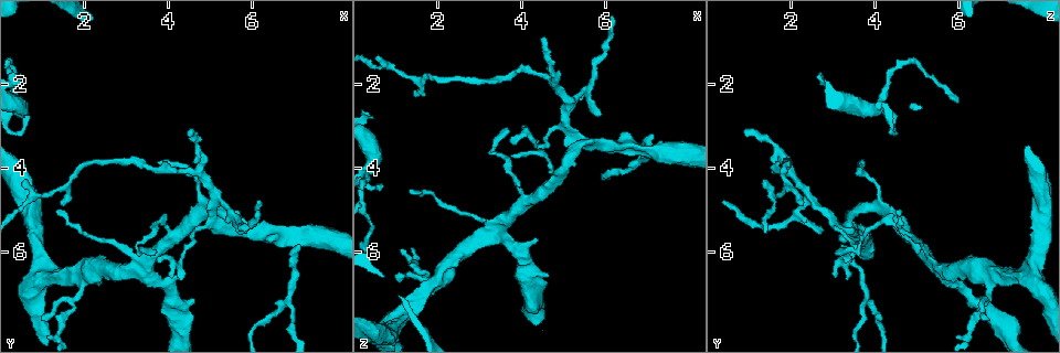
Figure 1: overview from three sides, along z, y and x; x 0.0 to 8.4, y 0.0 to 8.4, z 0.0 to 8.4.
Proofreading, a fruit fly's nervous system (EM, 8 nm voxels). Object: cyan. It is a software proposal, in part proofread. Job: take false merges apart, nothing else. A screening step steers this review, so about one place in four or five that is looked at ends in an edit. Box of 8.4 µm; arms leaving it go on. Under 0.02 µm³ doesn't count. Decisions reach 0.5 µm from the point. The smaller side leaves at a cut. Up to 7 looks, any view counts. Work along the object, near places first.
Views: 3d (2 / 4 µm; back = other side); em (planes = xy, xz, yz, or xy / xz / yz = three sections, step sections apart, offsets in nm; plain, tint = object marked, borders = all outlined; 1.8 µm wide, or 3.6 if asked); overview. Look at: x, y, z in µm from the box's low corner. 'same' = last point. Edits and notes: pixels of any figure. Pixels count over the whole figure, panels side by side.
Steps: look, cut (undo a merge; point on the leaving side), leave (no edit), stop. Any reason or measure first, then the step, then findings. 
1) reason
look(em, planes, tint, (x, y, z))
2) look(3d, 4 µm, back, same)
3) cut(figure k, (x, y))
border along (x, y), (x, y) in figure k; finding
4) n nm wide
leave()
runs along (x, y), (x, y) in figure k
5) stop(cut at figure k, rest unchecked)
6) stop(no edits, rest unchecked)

four-way junction
look(3d, 2 µm, (5.55, 5.45, 3.40))

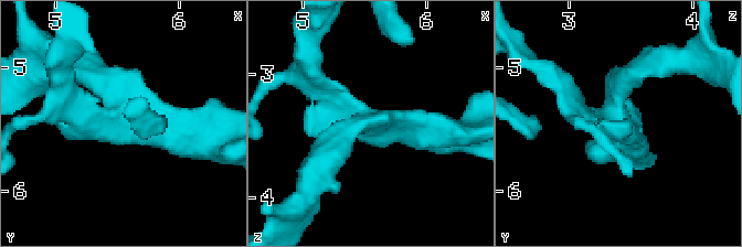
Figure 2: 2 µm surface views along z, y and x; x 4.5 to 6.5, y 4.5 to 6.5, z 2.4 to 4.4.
shape alone is not enough
look(em, planes, tint, (5.56, 5.40, 3.40))

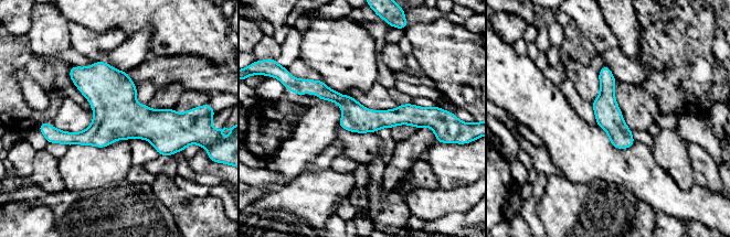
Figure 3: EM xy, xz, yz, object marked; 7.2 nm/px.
leave()
runs along (181, 125), (108, 125), (86, 138), (50, 131) in figure 3; all the same neuron

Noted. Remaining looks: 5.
thick turns thin
look(em, planes, tint, (4.05, 7.15, 6.35))

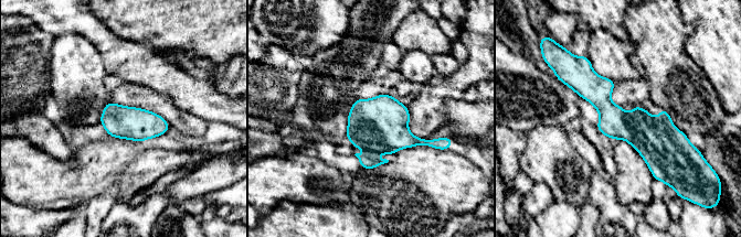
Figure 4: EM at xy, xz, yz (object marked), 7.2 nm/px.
240 nm wide
leave()
continuous, no second neuron

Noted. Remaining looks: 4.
three arms meet
look(3d, 4 µm, (1.05, 6.50, 7.65))

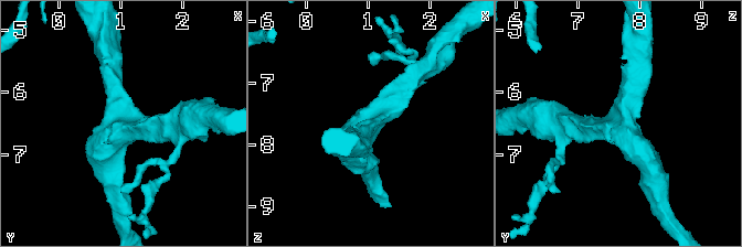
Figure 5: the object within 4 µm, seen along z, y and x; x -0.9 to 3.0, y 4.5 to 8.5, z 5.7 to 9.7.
3 arms; arms of 260, 300, 400 nm
look(em, 3.6 µm, planes, tint, (1.05, 6.55, 7.65))

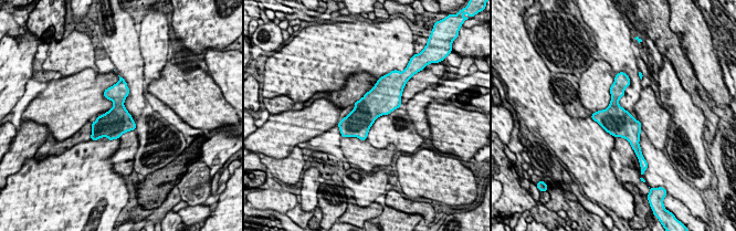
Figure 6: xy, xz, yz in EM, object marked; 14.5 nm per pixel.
leave()
continuous, no second neuron

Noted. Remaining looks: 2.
stop(no edits, rest unchecked)

